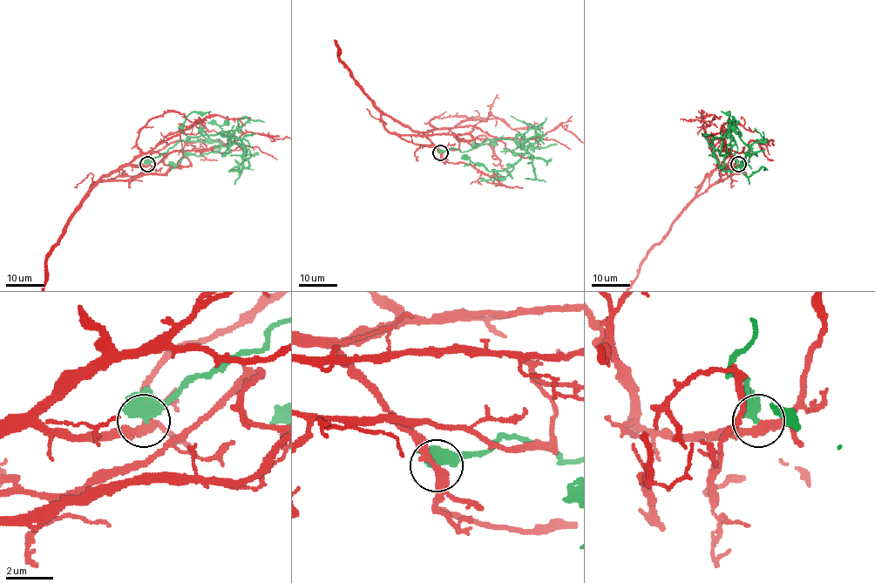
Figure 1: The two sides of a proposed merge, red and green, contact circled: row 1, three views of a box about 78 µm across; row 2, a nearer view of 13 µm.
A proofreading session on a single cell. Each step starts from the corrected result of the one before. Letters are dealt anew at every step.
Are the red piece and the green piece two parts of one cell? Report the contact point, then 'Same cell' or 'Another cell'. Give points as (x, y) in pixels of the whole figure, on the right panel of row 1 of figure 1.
Place: (738, 164). Another cell

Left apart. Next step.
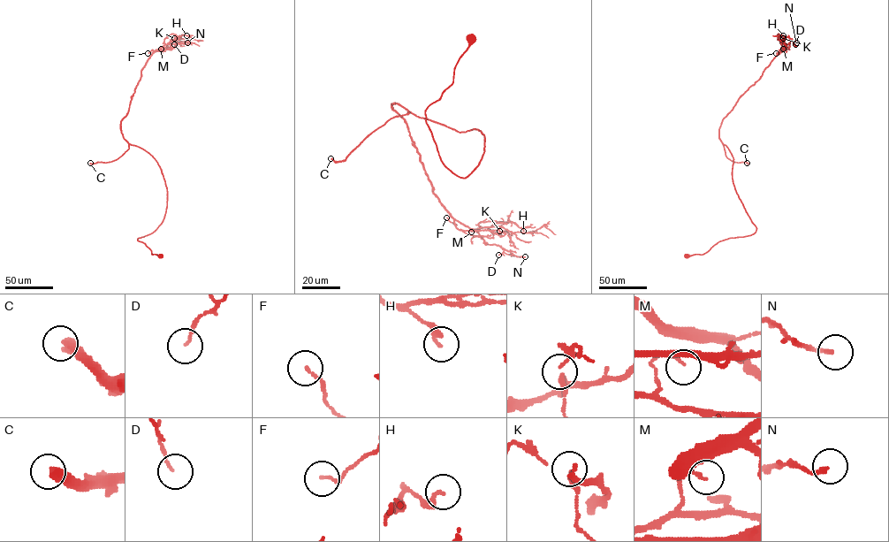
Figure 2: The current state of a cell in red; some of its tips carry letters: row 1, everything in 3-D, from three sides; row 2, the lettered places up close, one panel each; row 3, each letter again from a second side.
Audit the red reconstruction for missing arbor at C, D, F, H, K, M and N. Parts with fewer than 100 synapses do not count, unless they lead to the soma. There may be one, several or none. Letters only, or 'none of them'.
C

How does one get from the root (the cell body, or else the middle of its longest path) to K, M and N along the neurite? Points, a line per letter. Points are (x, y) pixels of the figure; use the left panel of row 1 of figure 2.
K: (159, 255), (137, 240), (163, 221), (164, 180), (120, 123), (147, 60), (174, 38)
M: (159, 255), (137, 240), (163, 221), (164, 180), (155, 160), (124, 138), (120, 123), (141, 70), (161, 49)
N: (159, 255), (137, 240), (163, 221), (164, 180), (155, 160), (124, 138), (120, 123), (151, 55), (187, 42)

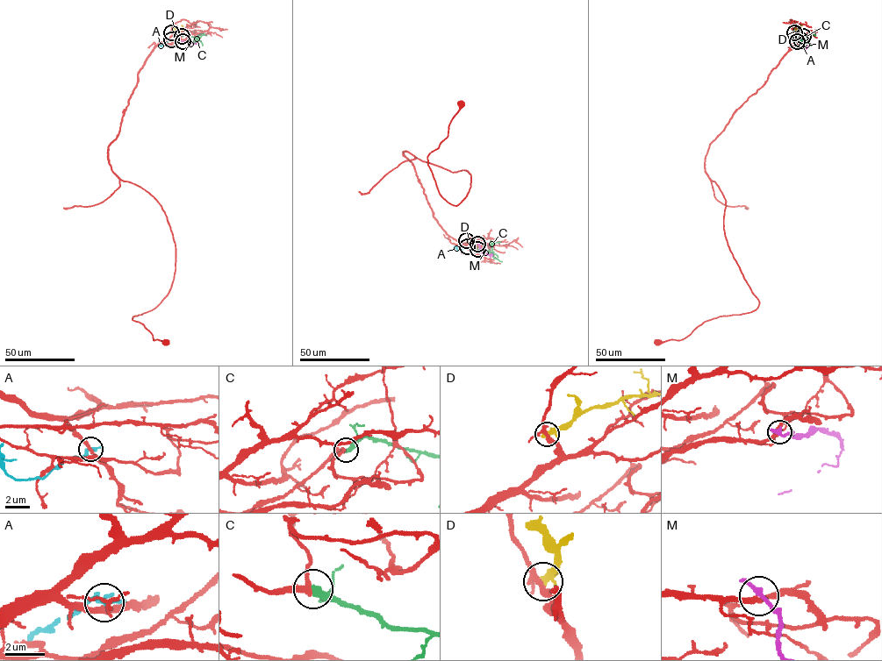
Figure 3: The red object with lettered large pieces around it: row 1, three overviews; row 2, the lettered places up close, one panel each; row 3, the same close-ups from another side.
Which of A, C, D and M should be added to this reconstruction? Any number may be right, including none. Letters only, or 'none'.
C

